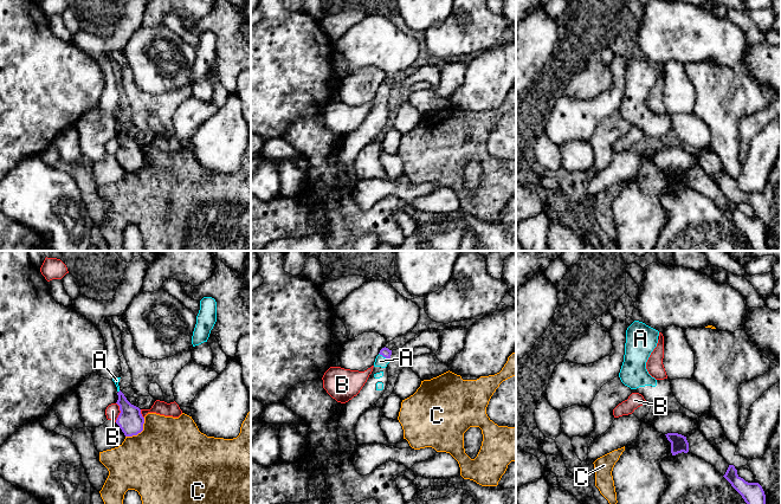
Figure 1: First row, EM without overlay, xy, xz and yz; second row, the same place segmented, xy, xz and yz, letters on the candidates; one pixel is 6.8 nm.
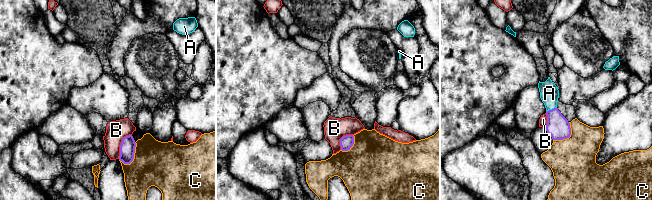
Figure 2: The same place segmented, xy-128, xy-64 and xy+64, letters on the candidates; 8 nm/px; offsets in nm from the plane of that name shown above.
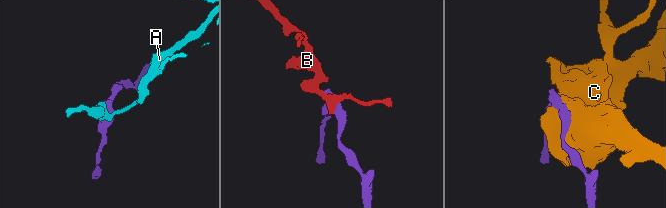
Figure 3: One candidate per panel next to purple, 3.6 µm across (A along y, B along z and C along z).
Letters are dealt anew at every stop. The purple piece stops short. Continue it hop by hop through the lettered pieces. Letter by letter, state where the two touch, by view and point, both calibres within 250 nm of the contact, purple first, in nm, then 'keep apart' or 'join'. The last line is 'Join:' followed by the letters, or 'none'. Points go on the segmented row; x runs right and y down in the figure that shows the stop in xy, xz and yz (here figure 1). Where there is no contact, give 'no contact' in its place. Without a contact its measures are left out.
A: xz (383, 356) | 70/80 nm | join
B: xy (121, 412) | 170/100 nm | keep apart
C: xy (140, 432) | 170/500 nm | keep apart
Join: A

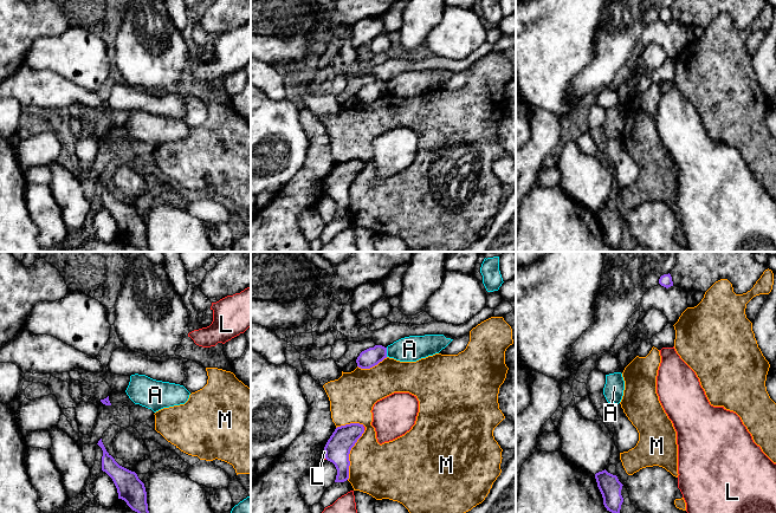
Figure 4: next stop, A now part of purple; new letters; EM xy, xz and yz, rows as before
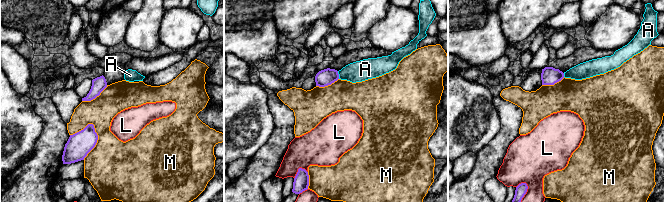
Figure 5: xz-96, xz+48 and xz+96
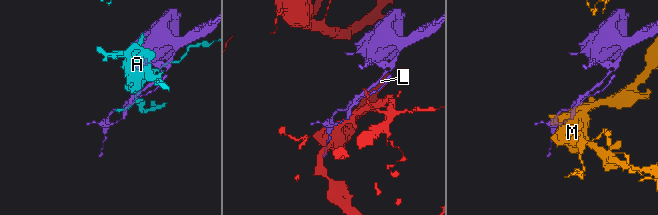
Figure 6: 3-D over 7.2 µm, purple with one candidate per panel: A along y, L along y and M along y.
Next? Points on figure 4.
A: xz (386, 352) | 130/180 nm | keep apart
L: xz (325, 455) | 170/20 nm | keep apart
M: xz (348, 455) | 170/360 nm | keep apart
Join: none

